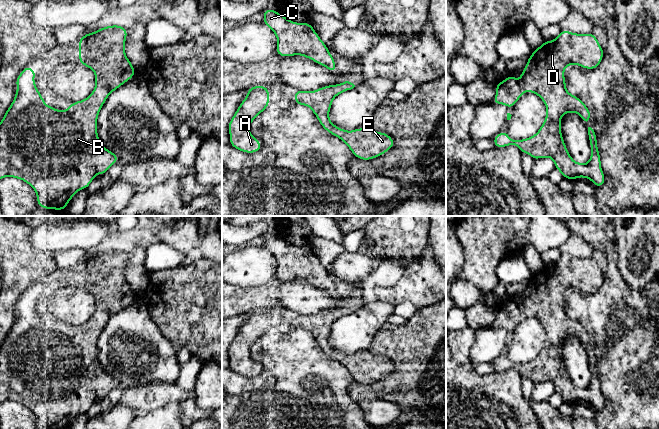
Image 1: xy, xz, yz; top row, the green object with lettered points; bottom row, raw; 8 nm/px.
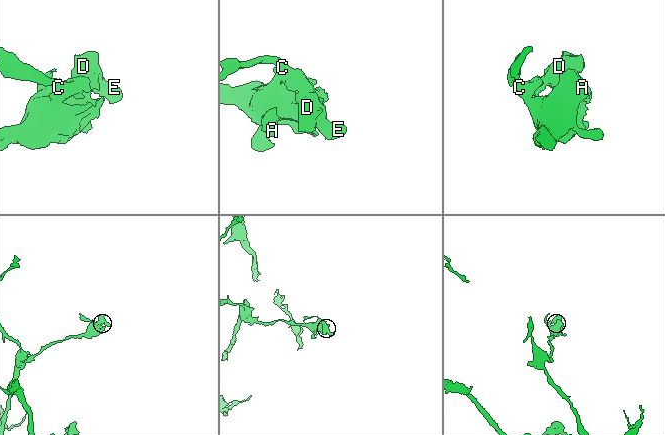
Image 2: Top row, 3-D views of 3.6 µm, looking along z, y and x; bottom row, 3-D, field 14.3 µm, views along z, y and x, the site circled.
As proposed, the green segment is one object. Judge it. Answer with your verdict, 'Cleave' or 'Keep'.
Keep

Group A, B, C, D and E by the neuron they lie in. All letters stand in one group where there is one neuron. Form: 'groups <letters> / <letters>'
groups A B C D E

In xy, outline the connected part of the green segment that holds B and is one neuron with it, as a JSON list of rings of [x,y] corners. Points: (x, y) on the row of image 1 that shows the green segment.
[[[111,25],[79,38],[79,62],[95,72],[95,89],[86,99],[72,102],[64,111],[45,104],[33,80],[36,71],[30,66],[24,67],[15,81],[19,87],[0,123],[0,180],[10,176],[25,181],[35,190],[40,208],[63,211],[76,192],[88,188],[96,174],[106,174],[119,161],[116,154],[101,144],[97,133],[97,118],[107,97],[136,73],[125,54],[127,32],[120,25]]]

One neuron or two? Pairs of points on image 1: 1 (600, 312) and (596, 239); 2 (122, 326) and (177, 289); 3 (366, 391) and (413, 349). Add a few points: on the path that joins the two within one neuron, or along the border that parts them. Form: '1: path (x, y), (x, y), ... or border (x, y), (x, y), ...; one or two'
1: path (612, 293), (611, 255); one
2: border (140, 294), (149, 309), (151, 320), (159, 329); two
3: path (380, 389), (384, 389), (410, 363); one

